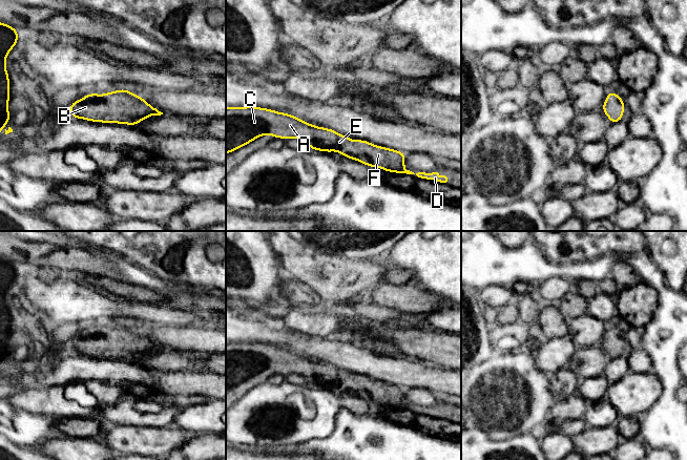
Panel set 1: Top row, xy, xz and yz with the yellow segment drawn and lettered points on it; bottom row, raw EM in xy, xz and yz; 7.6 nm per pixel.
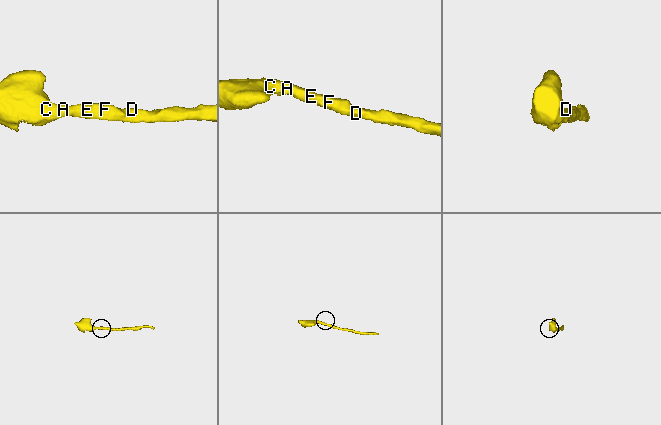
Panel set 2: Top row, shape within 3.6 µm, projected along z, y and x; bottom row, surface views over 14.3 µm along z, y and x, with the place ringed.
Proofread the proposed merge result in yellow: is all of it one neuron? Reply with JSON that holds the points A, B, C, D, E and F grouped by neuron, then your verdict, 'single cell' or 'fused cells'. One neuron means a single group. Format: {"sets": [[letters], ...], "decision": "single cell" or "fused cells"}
{"sets": [["A", "B", "C", "D", "E", "F"]], "decision": "single cell"}

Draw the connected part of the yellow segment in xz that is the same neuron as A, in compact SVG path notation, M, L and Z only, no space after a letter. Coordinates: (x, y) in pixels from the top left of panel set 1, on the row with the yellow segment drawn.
M226 107L226 154L265 134L270 134L273 139L298 139L317 151L338 151L369 168L374 166L386 172L415 174L404 168L407 153L399 150L374 145L365 140L352 141L333 129L318 127L295 116L269 108Z

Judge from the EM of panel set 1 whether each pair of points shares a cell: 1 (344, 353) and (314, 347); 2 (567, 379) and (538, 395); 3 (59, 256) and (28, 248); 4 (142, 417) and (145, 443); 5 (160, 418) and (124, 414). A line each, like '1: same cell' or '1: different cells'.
1: same cell
2: different cells
3: same cell
4: different cells
5: same cell

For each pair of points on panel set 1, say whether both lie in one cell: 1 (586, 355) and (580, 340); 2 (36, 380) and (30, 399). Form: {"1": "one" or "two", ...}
{"1": "two", "2": "two"}

